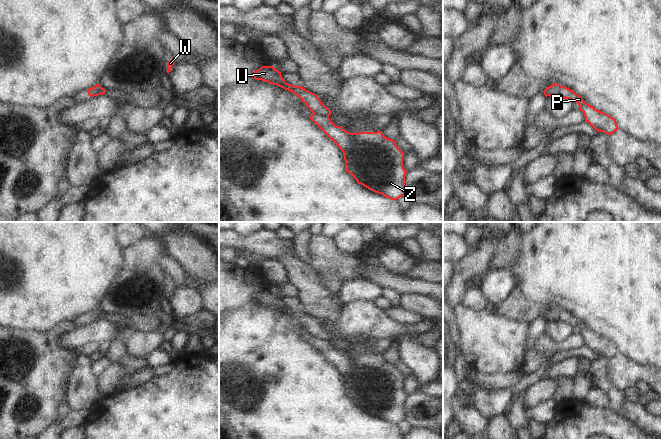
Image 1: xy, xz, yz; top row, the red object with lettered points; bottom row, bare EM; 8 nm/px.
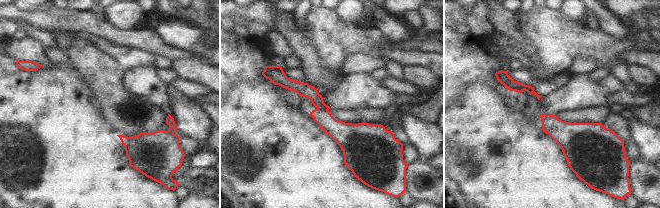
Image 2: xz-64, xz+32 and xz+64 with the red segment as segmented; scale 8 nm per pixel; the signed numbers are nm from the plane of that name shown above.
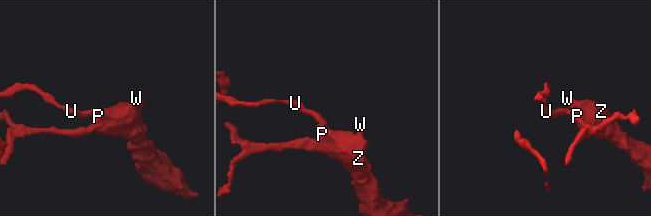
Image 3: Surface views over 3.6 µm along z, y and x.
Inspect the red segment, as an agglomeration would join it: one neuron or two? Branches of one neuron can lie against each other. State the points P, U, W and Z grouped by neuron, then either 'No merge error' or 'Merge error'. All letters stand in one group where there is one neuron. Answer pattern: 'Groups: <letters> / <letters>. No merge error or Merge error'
Groups: P W Z / U. Merge error

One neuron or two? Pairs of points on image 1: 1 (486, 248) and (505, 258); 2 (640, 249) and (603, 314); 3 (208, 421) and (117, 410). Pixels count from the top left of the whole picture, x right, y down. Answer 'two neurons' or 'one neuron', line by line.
1: two neurons
2: one neuron
3: one neuron

